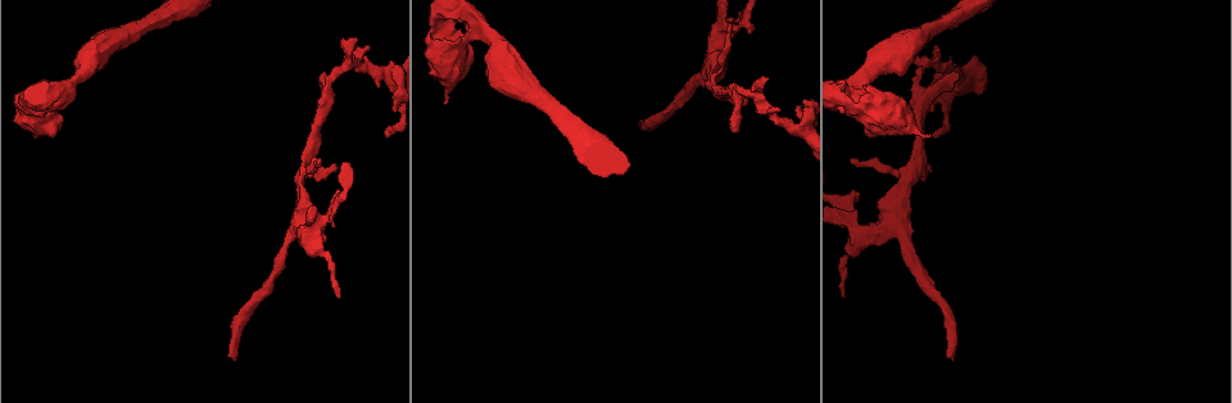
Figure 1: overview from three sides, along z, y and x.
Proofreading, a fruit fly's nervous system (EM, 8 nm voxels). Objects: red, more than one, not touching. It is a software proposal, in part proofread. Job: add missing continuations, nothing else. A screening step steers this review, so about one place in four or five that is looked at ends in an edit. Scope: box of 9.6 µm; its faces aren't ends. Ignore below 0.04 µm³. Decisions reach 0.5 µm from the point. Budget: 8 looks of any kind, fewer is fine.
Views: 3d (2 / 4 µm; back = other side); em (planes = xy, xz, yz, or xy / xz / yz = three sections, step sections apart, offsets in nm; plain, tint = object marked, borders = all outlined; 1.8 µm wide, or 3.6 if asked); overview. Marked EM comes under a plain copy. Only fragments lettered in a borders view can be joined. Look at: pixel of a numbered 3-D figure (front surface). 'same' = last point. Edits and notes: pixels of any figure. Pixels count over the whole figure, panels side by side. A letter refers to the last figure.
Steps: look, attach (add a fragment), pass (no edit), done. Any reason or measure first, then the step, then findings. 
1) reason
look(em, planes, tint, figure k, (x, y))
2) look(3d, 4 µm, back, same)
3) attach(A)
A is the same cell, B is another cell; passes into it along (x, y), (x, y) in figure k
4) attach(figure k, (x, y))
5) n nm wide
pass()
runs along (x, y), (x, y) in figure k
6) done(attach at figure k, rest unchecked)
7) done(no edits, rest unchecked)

thin end
look(3d, 2 µm, figure 1, (841, 296))

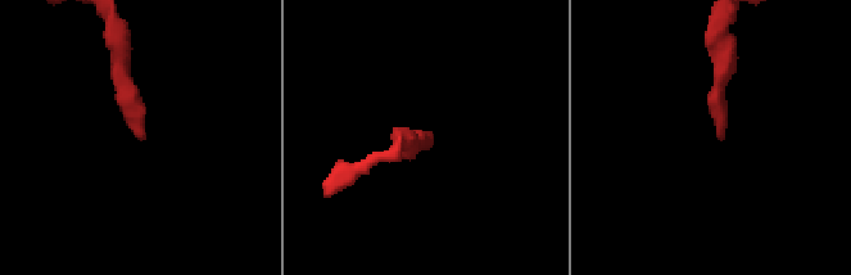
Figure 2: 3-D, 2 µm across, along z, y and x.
look(em, planes, borders, figure 2, (432, 140))

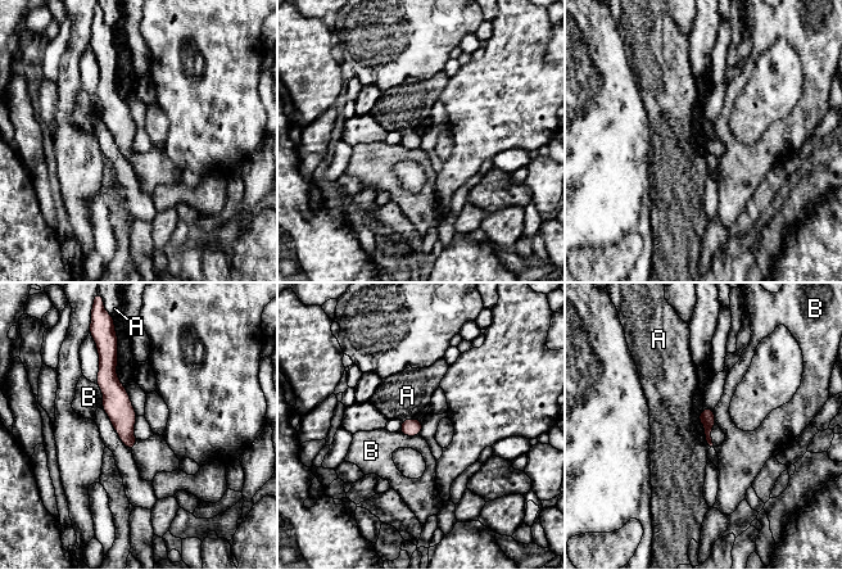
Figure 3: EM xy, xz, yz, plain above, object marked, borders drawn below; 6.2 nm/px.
pass()
A and B are other cells; border along (420, 419), (404, 419), (402, 421) in figure 3; none of them fits

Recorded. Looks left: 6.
look(3d, 2 µm, figure 1, (323, 73))

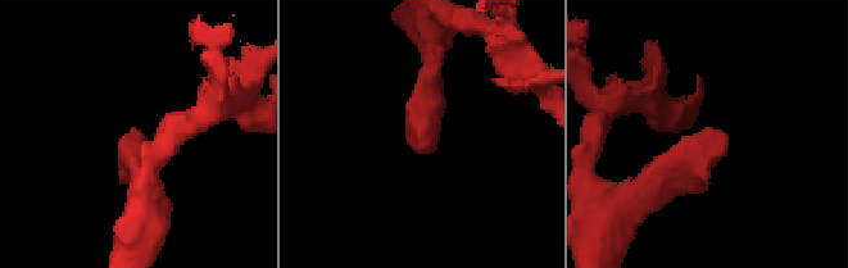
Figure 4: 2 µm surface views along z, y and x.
look(em, xz, step 16, borders, figure 4, (417, 147))

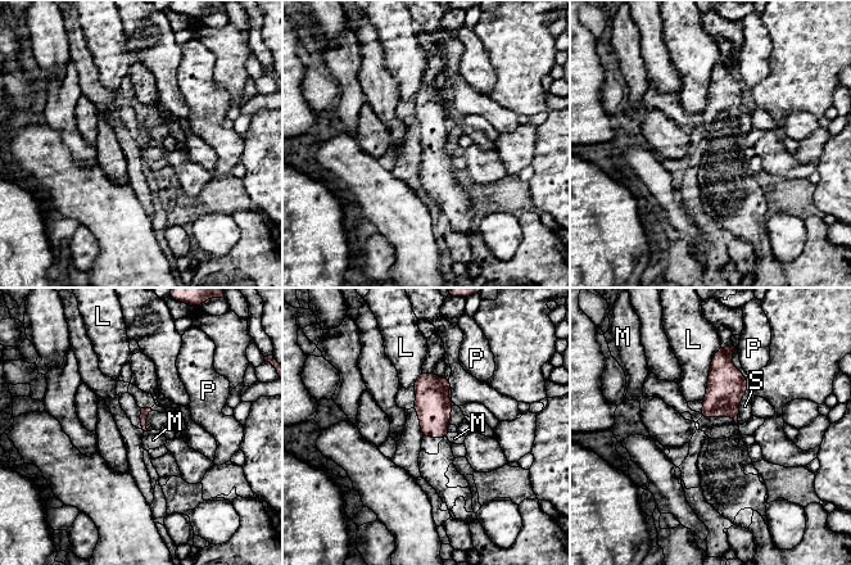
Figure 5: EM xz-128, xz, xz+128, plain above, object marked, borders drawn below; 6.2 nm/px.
cut it another way
look(em, planes, borders, same)

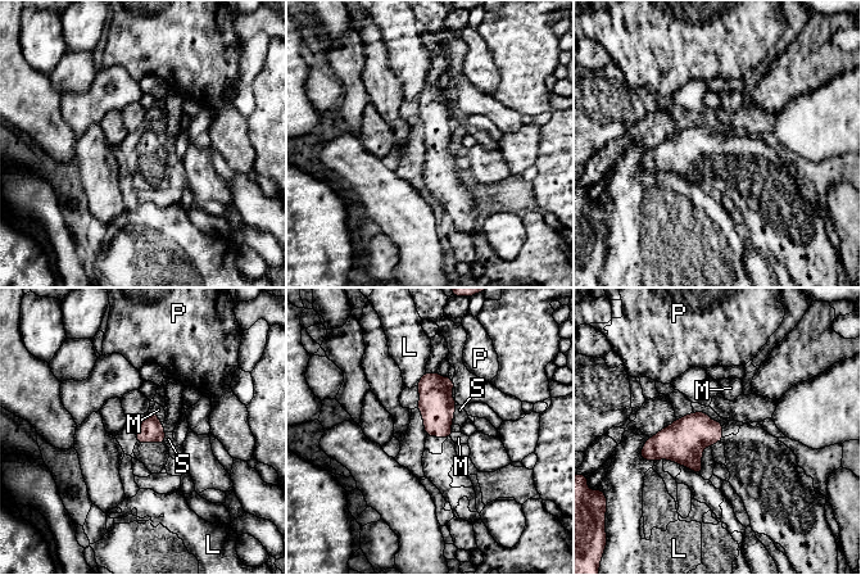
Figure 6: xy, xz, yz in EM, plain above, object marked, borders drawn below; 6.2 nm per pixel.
150 nm wide
pass()
L, M, P and S are other cells; border along (148, 411), (152, 411), (162, 425) in figure 6; none of them fits

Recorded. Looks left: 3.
branch stops here
look(3d, 4 µm, back, figure 1, (768, 78))

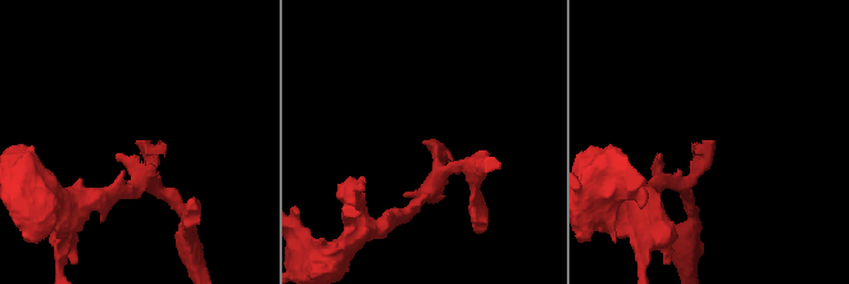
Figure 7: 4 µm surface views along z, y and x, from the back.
look(em, xz, step 4, borders, figure 7, (139, 142))

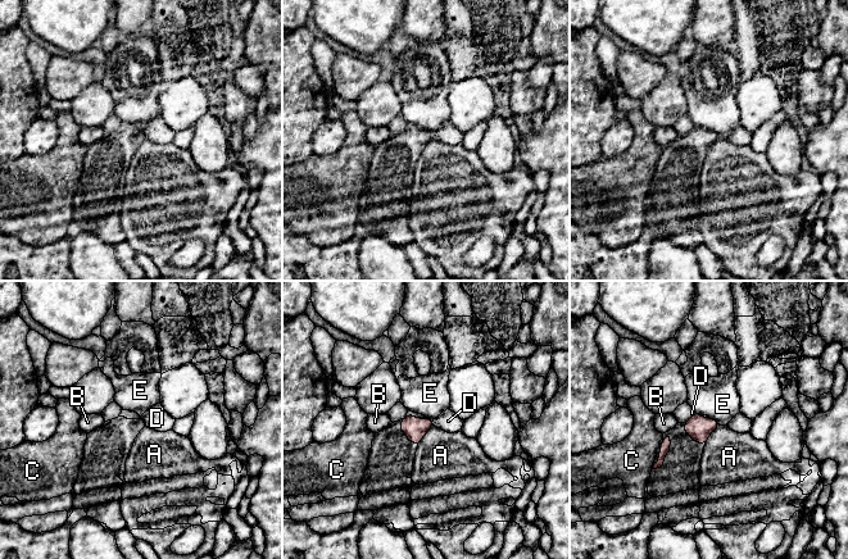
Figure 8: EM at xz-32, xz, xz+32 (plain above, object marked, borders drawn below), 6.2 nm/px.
pass()
A, B, C, D and E are other cells; border along (720, 425), (704, 442) in figure 8; none of them fits

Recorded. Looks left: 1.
done(no edits, rest unchecked)

